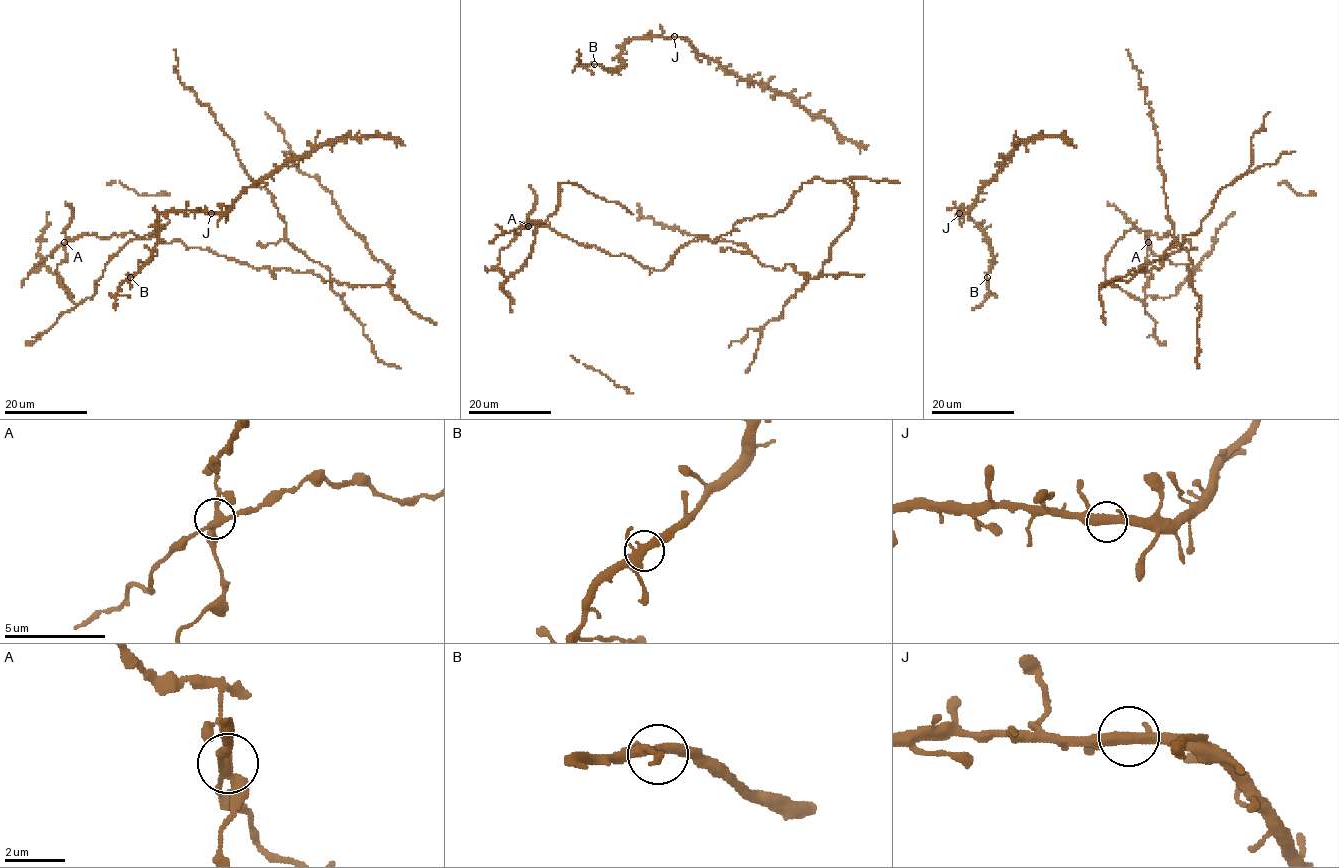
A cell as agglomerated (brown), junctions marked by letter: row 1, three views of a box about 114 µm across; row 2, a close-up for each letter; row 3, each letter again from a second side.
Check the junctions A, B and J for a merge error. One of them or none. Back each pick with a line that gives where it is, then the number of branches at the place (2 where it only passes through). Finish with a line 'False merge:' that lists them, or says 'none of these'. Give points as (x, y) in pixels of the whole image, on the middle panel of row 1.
A: (528, 226) | 4
False merge: A

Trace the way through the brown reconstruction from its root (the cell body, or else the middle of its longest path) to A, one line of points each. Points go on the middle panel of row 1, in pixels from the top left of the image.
A: (545, 226), (528, 226)

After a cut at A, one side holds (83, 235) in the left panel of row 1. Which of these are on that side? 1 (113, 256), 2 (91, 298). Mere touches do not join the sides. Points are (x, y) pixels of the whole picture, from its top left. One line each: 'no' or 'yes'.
1: no
2: no

